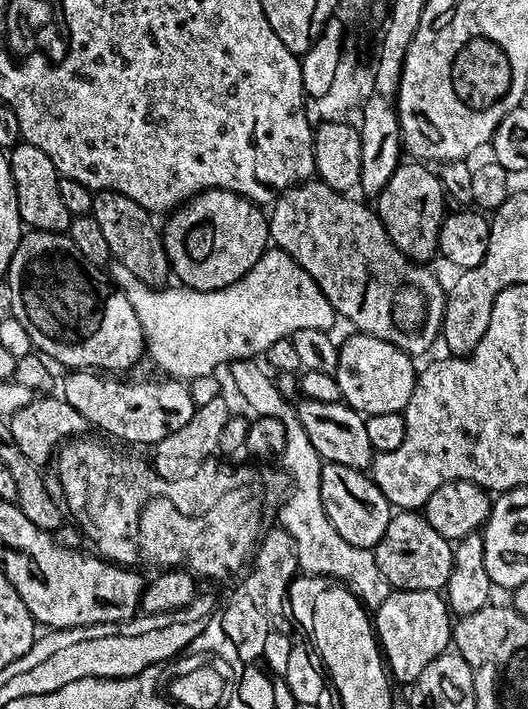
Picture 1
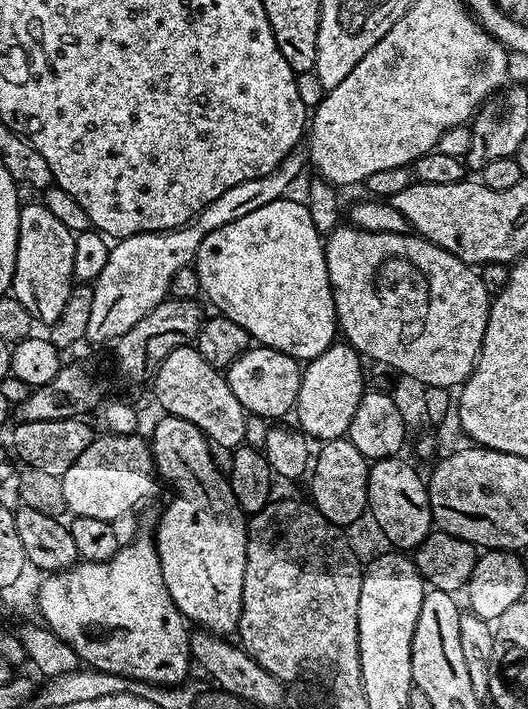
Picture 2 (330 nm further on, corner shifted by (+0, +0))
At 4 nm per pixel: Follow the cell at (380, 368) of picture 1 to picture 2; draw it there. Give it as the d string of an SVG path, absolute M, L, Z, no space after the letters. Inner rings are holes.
M333 342L326 351L318 354L318 358L307 361L303 365L294 417L296 416L295 423L305 436L316 442L323 442L325 440L339 440L347 433L350 422L354 418L354 410L358 410L358 402L364 397L366 391L364 368L360 363L362 363L362 357L351 344Z

